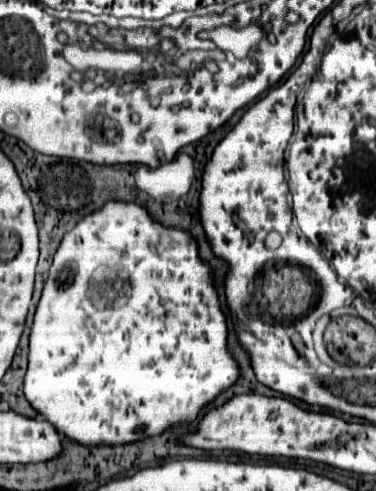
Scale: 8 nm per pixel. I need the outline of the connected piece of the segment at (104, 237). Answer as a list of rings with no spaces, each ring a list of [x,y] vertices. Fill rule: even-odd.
[[[110,201],[102,209],[94,211],[92,215],[86,215],[68,235],[64,235],[54,255],[52,269],[48,273],[34,315],[34,325],[30,335],[30,369],[26,371],[24,377],[24,395],[30,401],[30,405],[40,413],[40,417],[42,415],[52,417],[48,423],[58,427],[64,437],[74,439],[84,447],[98,447],[98,445],[120,447],[124,443],[132,443],[148,435],[150,437],[160,435],[164,429],[168,429],[174,423],[190,425],[192,421],[198,419],[206,403],[210,403],[216,395],[220,395],[238,379],[238,365],[228,355],[227,336],[227,317],[221,310],[219,297],[213,285],[211,267],[207,262],[200,261],[198,246],[192,235],[178,229],[162,227],[160,223],[152,221],[152,217],[146,213],[144,207],[136,203]],[[186,357],[190,357],[194,365],[186,365]]]

